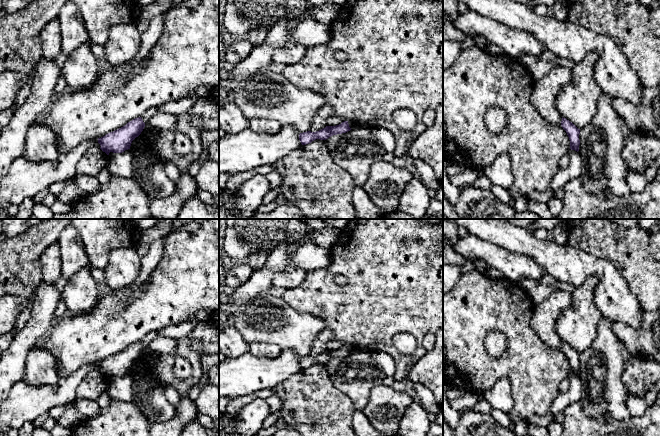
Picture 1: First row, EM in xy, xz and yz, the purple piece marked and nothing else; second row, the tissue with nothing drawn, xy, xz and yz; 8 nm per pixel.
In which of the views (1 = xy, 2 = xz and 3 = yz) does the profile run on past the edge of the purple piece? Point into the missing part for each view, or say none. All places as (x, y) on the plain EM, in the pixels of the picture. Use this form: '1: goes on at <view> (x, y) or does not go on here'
1: does not go on here
2: does not go on here
3: does not go on here

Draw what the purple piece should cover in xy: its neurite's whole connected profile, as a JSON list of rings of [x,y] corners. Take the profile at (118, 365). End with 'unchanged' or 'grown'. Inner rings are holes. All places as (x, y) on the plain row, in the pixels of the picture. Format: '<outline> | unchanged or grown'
[[[141,341],[135,342],[125,350],[98,362],[100,373],[109,379],[110,376],[122,377],[130,373],[132,365],[138,361],[145,351]]] | unchanged

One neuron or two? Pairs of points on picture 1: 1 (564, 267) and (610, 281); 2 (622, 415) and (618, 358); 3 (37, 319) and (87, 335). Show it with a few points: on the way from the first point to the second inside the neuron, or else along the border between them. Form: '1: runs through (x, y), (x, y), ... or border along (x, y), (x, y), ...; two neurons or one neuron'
1: runs through (577, 267), (603, 268); one neuron
2: runs through (614, 401), (614, 372); one neuron
3: border along (55, 320), (51, 330), (41, 339); two neurons

